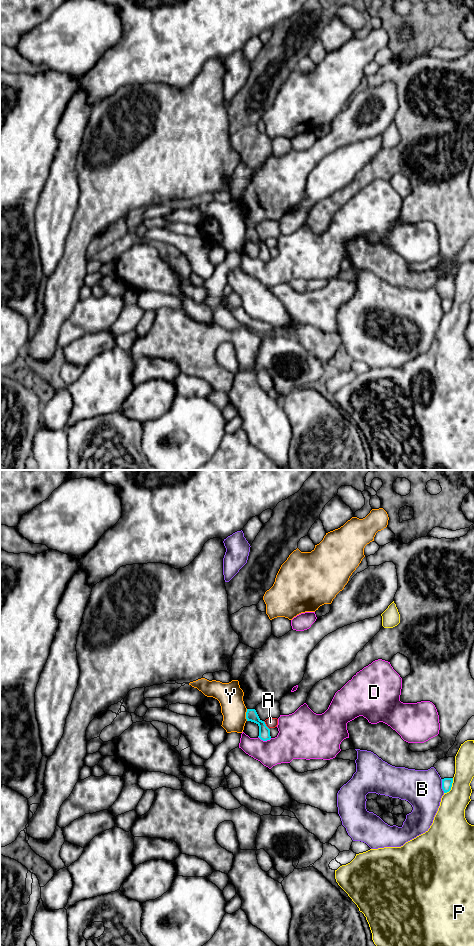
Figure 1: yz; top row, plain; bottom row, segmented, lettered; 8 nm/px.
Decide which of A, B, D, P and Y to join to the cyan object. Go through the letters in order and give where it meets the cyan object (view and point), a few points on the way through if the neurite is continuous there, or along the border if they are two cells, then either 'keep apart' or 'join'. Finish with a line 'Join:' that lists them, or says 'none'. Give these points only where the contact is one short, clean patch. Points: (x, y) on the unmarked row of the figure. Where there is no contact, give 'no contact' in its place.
A: contact yz (265, 245); keep apart
B: contact yz (442, 306); keep apart
D: contact yz (265, 260); border yz (258, 256), (263, 260), (271, 258); keep apart
P: contact yz (451, 306); keep apart
Y: contact yz (246, 235); border yz (247, 229), (246, 240); keep apart
Join: none

